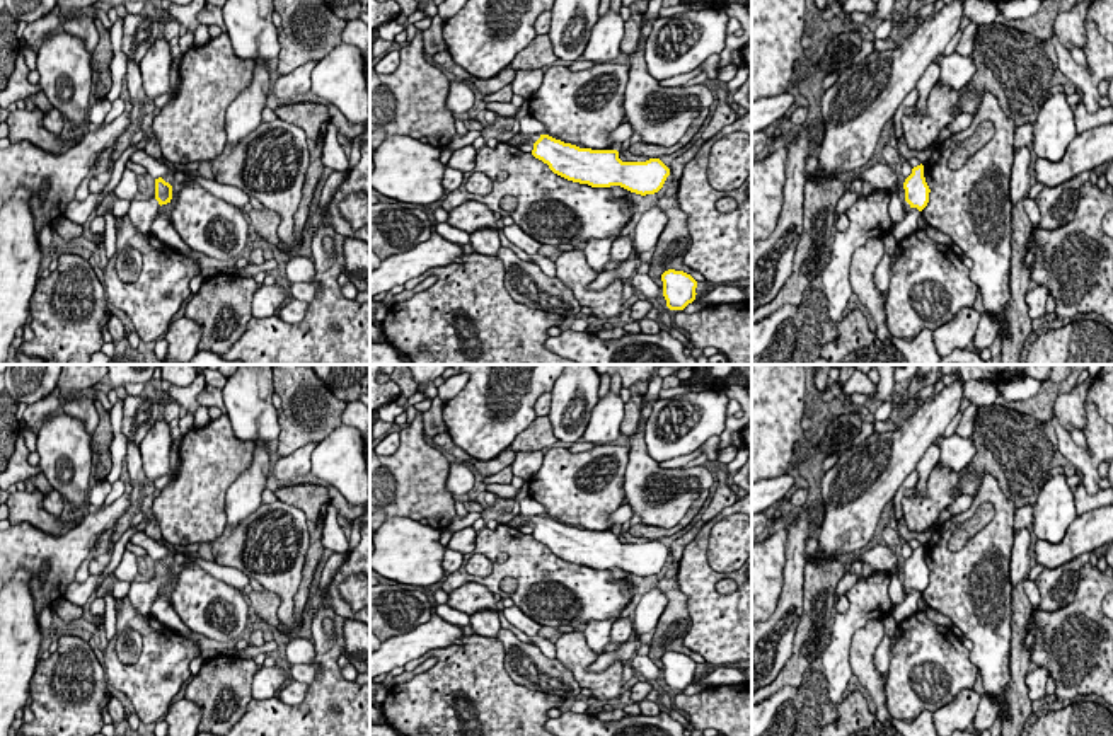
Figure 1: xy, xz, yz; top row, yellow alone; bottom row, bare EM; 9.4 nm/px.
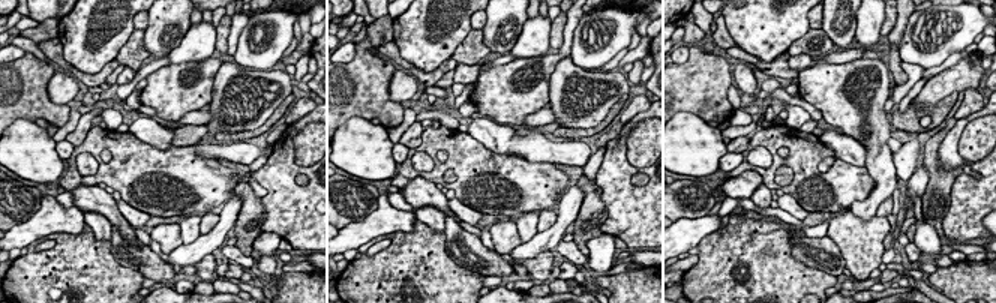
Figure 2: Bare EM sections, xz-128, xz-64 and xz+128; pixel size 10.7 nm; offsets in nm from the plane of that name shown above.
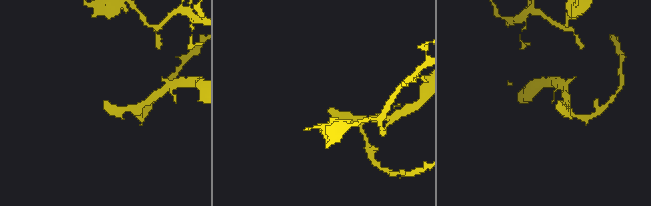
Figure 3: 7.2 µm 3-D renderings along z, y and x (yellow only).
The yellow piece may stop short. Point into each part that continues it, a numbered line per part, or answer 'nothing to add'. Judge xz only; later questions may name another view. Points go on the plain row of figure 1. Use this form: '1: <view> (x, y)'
1: xz (520, 518)

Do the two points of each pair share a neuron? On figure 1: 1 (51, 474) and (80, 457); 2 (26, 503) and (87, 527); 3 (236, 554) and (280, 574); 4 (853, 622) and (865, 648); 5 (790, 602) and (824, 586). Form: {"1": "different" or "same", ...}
{"1": "same", "2": "different", "3": "same", "4": "different", "5": "different"}

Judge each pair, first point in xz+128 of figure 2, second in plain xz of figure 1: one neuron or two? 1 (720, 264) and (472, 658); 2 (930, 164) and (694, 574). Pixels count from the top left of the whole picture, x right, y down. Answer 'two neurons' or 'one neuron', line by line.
1: one neuron
2: two neurons

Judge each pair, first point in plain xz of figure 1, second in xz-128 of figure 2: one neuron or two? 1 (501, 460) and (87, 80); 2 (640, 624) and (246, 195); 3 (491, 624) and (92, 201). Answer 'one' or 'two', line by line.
1: one
2: two
3: two

